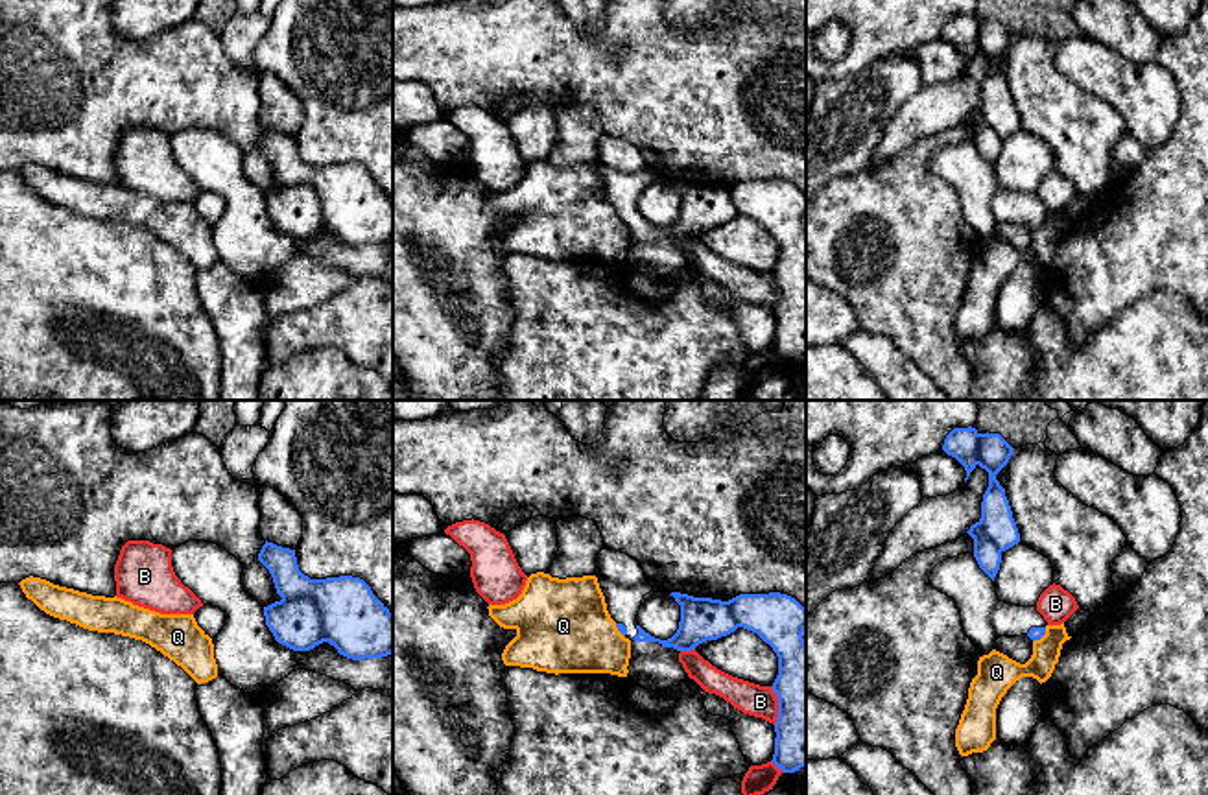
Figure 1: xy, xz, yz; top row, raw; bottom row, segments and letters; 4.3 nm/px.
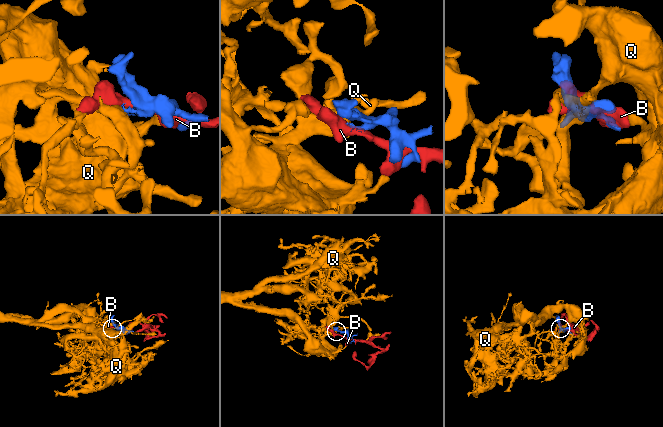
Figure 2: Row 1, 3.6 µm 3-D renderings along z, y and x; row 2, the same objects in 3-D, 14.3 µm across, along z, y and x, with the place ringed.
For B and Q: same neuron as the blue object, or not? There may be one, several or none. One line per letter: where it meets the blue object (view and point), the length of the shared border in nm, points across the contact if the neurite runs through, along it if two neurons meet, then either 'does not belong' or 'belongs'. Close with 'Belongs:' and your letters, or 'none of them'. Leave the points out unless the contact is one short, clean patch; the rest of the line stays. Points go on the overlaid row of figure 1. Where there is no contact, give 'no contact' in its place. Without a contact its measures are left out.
B: contact xz (779, 705); length 170 nm; does not belong
Q: contact yz (1041, 637); length 90 nm; border yz (1046, 628), (1033, 642); does not belong
Belongs: none of them

